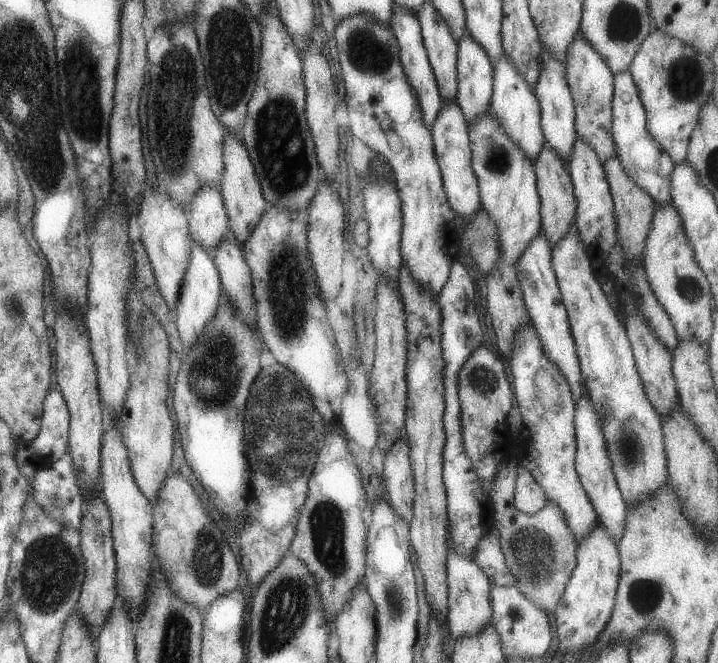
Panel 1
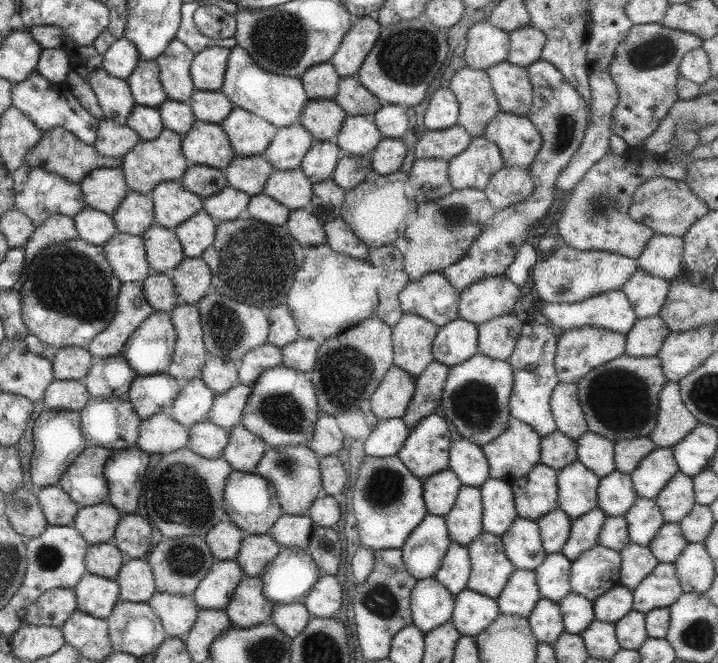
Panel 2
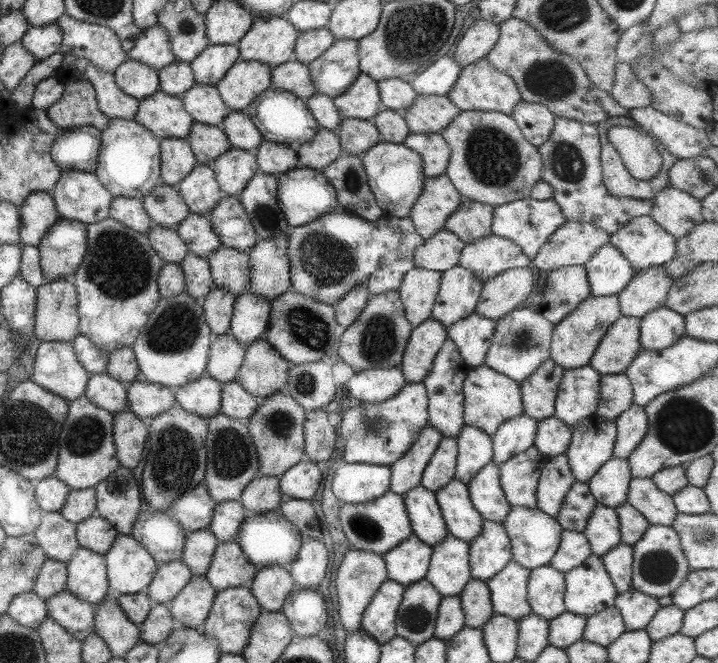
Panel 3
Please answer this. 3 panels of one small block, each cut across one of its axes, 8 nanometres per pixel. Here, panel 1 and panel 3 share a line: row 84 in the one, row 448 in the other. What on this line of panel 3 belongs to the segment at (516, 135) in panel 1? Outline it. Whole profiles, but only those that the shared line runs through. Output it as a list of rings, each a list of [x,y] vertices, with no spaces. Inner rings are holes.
[[[524,413],[502,422],[491,436],[493,464],[499,466],[531,447],[536,426],[537,422]]]

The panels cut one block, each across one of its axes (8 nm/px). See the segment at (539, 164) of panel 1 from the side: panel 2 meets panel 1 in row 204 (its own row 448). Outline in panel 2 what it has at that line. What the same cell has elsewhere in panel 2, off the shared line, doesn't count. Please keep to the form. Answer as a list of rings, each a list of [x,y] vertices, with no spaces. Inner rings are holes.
[[[559,431],[540,437],[539,463],[560,469],[576,461],[576,444]]]

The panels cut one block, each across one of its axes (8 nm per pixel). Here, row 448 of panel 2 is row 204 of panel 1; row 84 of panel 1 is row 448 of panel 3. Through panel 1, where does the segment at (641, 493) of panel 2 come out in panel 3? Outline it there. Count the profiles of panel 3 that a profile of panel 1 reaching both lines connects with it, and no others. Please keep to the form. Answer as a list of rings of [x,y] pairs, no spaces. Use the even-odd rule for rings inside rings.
[[[631,404],[631,407],[621,413],[614,423],[616,424],[616,437],[612,456],[627,458],[646,435],[648,422],[644,408]]]

